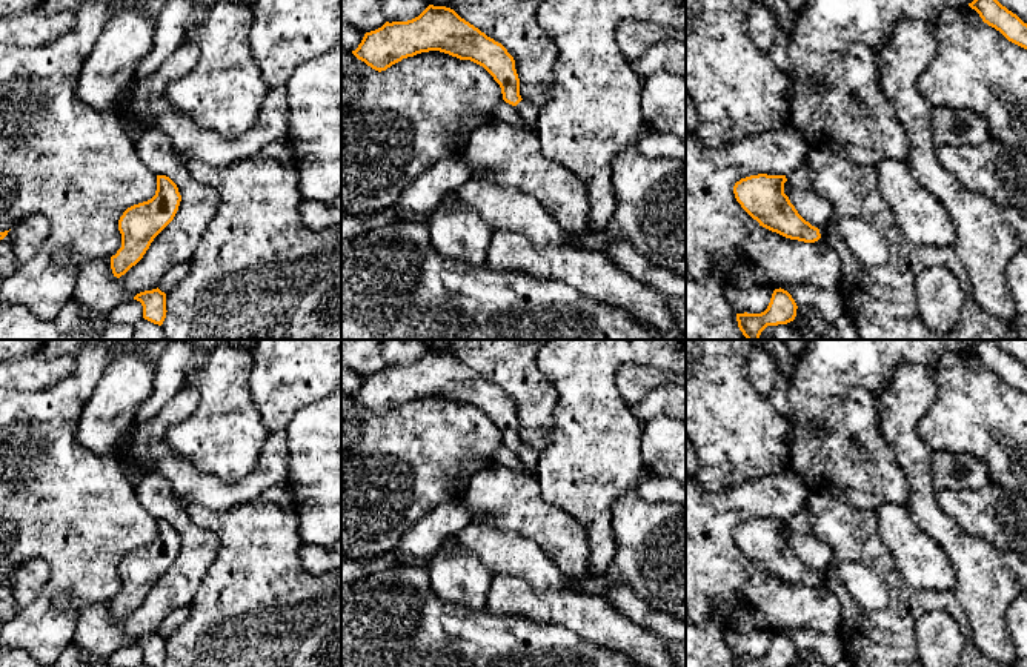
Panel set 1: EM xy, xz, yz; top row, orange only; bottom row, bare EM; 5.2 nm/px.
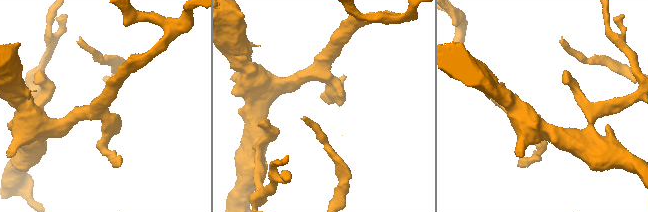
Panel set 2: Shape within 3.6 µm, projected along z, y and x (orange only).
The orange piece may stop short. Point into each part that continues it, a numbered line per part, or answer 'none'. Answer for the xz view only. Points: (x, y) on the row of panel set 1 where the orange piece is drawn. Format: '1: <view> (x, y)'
1: xz (526, 109)

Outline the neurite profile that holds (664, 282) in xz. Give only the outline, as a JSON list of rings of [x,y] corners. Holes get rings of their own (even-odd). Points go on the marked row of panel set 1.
[[[623,241],[607,247],[606,255],[638,283],[652,290],[686,301],[686,278],[658,266],[653,266],[629,243]]]

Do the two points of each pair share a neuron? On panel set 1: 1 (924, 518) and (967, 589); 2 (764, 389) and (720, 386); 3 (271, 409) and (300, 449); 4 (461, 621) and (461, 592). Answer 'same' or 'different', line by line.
1: same
2: different
3: different
4: different

